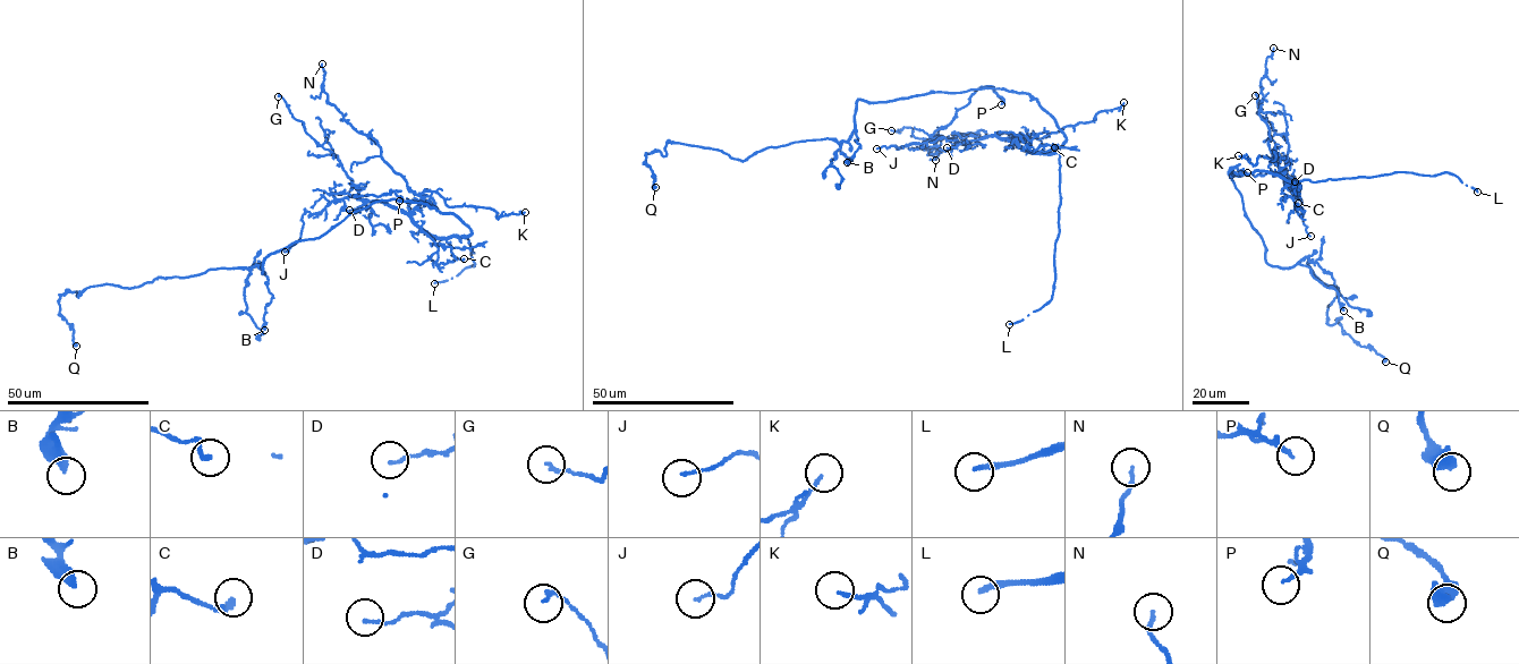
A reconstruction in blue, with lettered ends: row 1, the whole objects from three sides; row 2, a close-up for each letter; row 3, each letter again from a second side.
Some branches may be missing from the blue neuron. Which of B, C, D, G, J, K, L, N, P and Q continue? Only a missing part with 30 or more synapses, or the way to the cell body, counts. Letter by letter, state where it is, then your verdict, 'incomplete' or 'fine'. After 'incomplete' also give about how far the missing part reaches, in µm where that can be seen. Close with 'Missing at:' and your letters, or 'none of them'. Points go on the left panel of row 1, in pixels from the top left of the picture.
B: place (264, 330); fine
C: place (464, 258); fine
D: place (349, 210); fine
G: place (278, 96); fine
J: place (285, 252); fine
K: place (525, 212); fine
L: place (434, 283); incomplete; missing 15 µm
N: place (322, 64); fine
P: place (399, 201); fine
Q: place (76, 346); fine
Missing at: L

